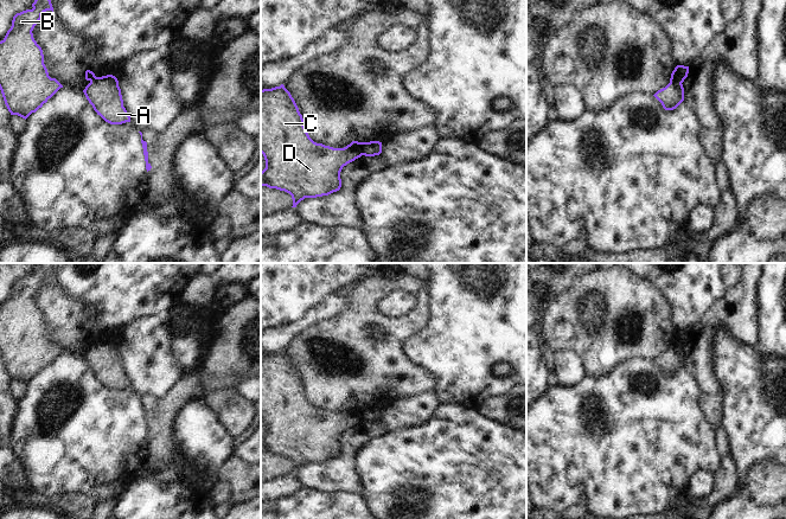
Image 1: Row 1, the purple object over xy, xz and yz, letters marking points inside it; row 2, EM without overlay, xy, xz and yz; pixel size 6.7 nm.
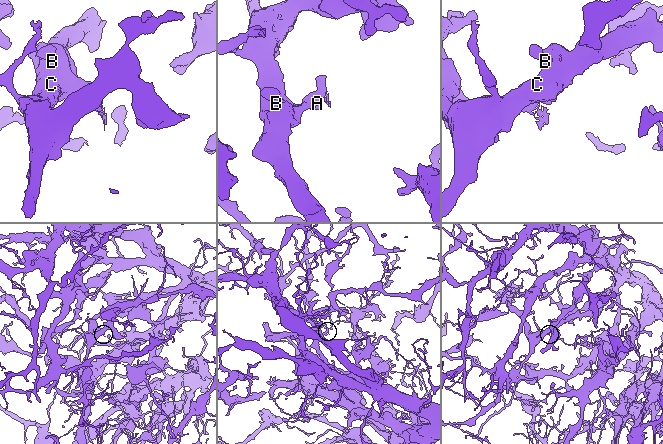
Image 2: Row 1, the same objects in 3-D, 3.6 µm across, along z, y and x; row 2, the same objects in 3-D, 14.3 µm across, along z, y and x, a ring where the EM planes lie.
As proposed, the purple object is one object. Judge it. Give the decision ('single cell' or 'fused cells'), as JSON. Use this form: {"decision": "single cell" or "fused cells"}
{"decision": "fused cells"}

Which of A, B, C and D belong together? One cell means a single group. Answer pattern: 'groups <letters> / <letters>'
groups A / B C D

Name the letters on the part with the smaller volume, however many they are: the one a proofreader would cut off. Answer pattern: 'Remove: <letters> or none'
Remove: A

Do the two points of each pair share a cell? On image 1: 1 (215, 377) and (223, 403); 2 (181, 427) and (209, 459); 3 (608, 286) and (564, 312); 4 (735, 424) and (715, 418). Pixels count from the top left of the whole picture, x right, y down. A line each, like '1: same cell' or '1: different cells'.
1: different cells
2: same cell
3: same cell
4: different cells

